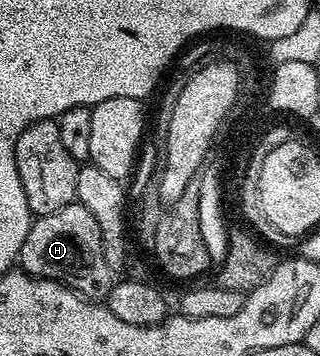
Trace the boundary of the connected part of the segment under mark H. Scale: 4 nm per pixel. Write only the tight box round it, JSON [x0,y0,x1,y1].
[19,203,115,299]

